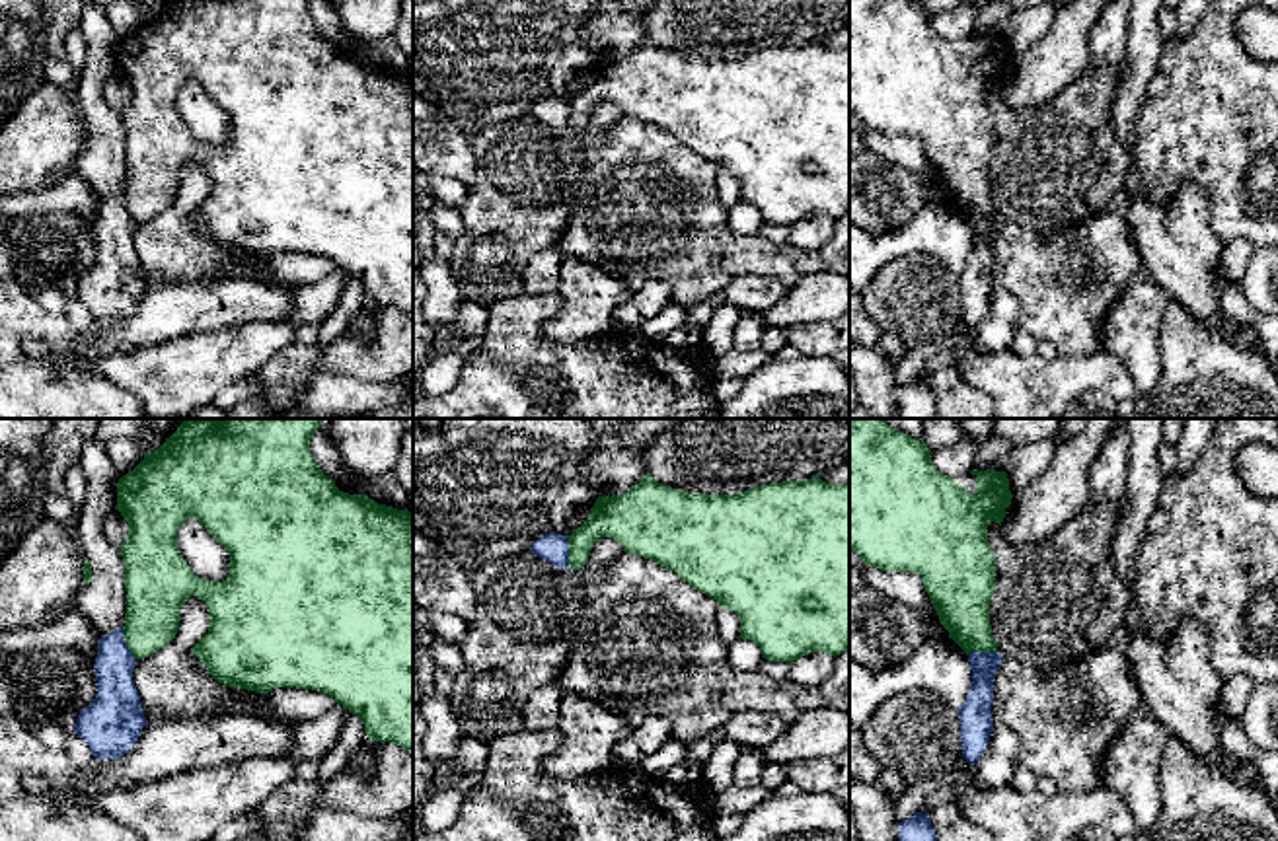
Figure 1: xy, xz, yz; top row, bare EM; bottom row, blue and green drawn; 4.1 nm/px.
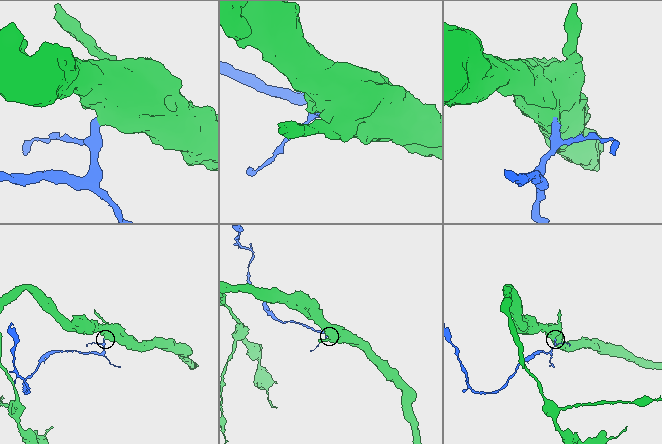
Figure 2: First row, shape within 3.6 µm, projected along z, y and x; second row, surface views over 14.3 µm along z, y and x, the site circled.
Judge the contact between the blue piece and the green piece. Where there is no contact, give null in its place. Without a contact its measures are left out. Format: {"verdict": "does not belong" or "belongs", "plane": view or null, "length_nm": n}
{"verdict": "does not belong", "plane": "xz", "length_nm": 140}

